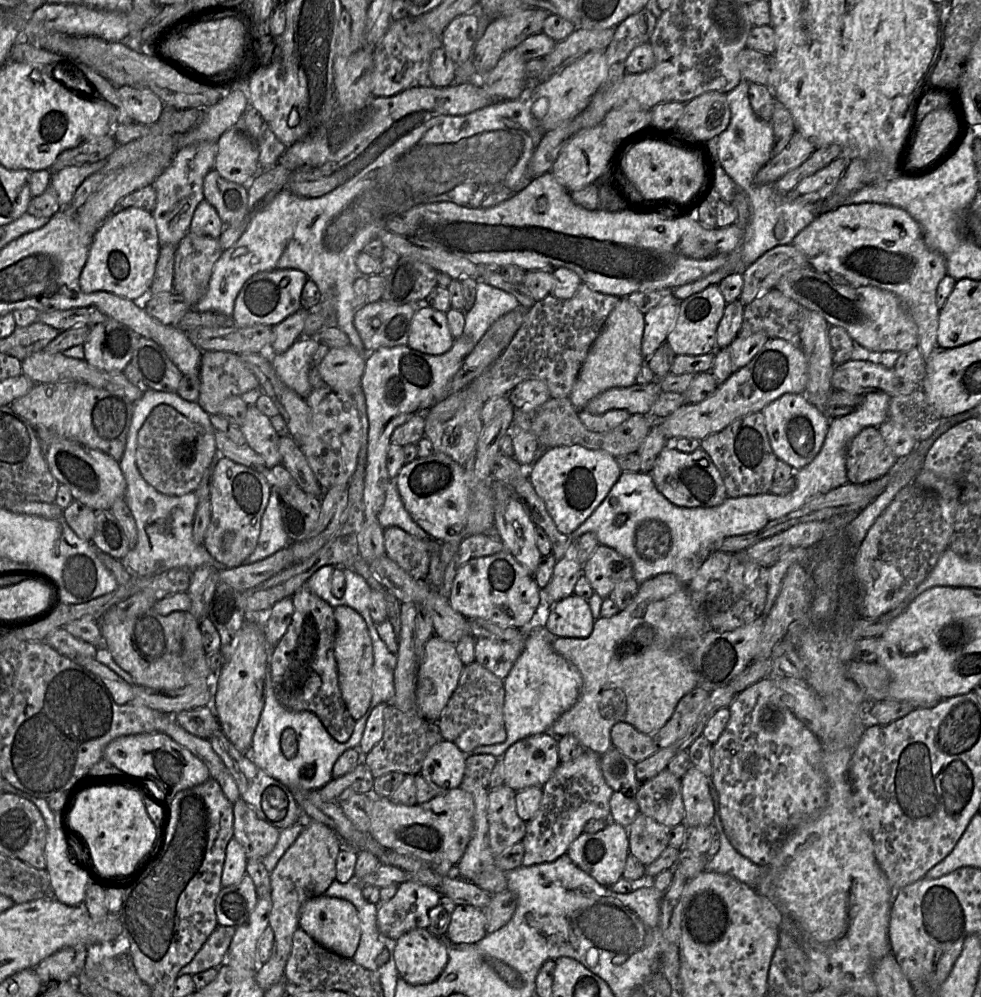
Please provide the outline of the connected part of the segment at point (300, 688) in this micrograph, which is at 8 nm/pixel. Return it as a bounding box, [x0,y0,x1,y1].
[270,586,356,743]

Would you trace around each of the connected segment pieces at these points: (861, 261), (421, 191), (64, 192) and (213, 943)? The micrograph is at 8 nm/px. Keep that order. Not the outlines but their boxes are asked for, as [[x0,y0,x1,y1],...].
[[791,203,947,360],[194,92,544,351],[50,159,106,207],[178,925,236,976]]

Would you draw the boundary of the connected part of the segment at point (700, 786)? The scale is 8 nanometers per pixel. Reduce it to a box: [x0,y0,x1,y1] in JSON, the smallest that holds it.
[681,766,714,828]

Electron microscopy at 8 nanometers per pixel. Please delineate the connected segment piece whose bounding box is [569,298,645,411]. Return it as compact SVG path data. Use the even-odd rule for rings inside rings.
M620 298L592 344L571 390L569 398L578 411L583 410L592 398L607 389L625 388L635 384L636 376L644 363L641 353L644 326L644 314L627 298Z

